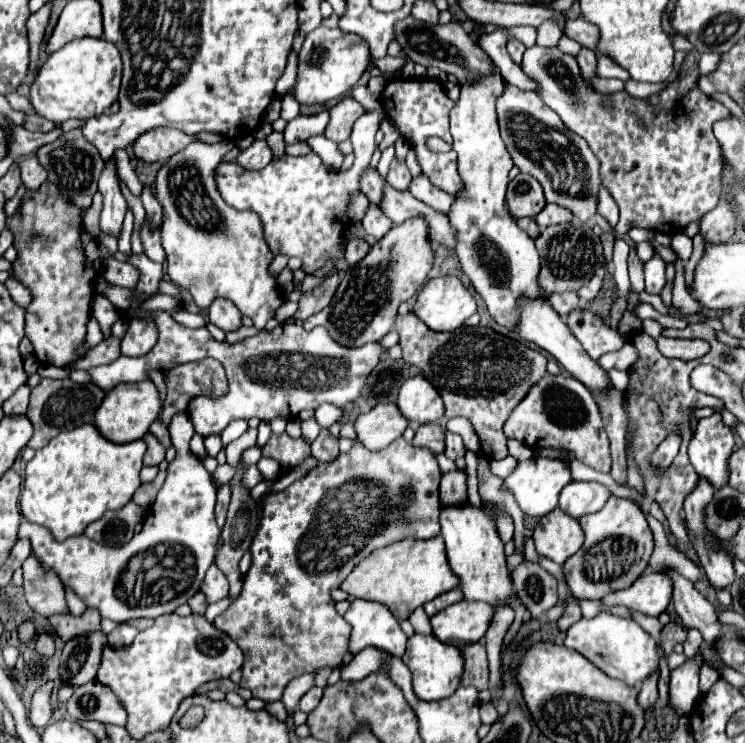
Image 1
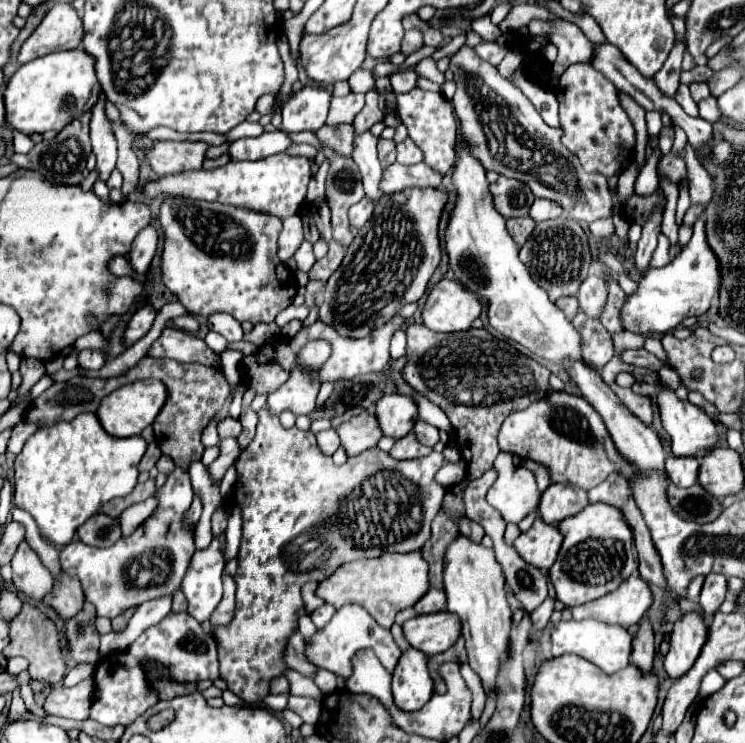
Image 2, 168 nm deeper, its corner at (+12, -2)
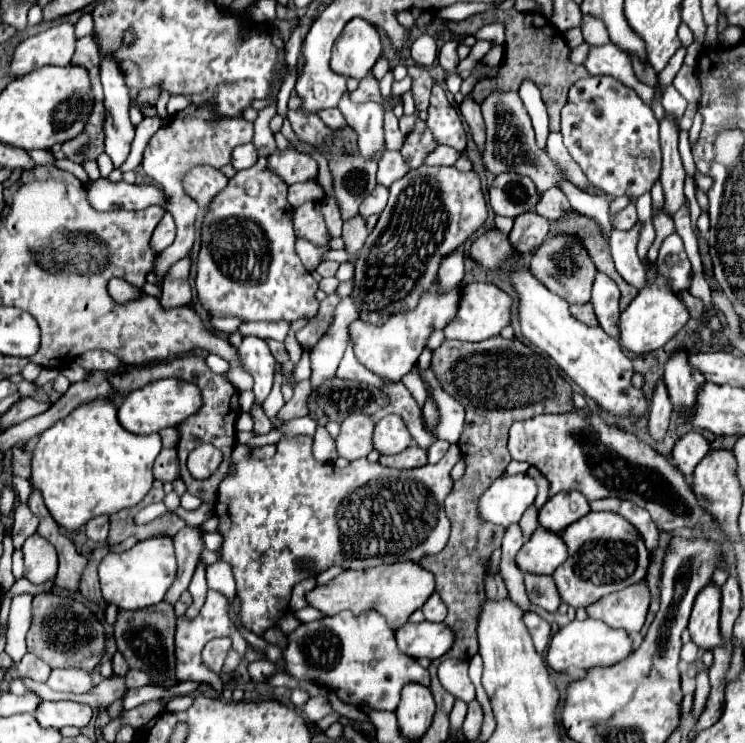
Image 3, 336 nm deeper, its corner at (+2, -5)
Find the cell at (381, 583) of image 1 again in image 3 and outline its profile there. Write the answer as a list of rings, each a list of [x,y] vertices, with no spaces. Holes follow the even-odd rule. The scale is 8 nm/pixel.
[[[394,562],[382,564],[370,570],[344,570],[334,580],[324,586],[316,586],[306,594],[310,606],[324,612],[324,616],[334,616],[342,610],[350,610],[352,614],[360,614],[362,610],[376,608],[388,622],[392,630],[398,630],[408,616],[422,608],[422,604],[434,592],[434,574],[422,568],[416,562]]]

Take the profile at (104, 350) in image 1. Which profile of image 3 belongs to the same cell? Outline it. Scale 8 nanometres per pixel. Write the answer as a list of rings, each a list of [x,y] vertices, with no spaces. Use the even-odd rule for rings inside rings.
[[[94,350],[94,352],[86,352],[80,358],[76,358],[76,362],[90,370],[116,370],[120,366],[118,356],[110,354],[110,352],[102,352],[102,350]]]

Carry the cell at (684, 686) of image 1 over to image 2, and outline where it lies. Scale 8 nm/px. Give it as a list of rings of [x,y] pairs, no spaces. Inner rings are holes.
[[[698,611],[684,613],[676,619],[670,633],[670,651],[664,659],[668,677],[682,677],[698,659],[708,639],[708,625]]]

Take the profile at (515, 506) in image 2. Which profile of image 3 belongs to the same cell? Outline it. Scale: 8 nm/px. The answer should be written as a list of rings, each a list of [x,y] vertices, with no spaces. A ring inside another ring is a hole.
[[[528,474],[500,476],[478,502],[480,516],[492,524],[518,524],[536,498],[536,482]]]

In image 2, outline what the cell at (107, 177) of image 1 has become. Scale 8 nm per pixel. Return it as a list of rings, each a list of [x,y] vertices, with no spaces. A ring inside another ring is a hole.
[[[100,95],[96,105],[92,107],[90,121],[90,139],[92,151],[96,155],[96,169],[100,171],[100,179],[106,181],[116,167],[116,137],[112,129],[112,121],[106,117],[106,97]]]

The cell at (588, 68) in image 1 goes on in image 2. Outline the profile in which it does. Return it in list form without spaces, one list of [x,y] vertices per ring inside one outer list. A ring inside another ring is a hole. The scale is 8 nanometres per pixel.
[[[578,63],[562,73],[556,97],[560,103],[562,143],[580,159],[582,167],[608,179],[624,173],[634,161],[636,131],[620,105],[618,89],[592,65]]]

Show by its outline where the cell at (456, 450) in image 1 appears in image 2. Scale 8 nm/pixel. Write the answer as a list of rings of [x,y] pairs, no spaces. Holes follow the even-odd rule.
[[[416,421],[414,423],[414,427],[412,427],[412,433],[416,435],[416,439],[422,443],[422,445],[428,445],[428,447],[434,447],[436,443],[438,443],[438,429],[436,427],[432,427],[432,425],[428,425],[428,423],[424,423],[424,421]]]

